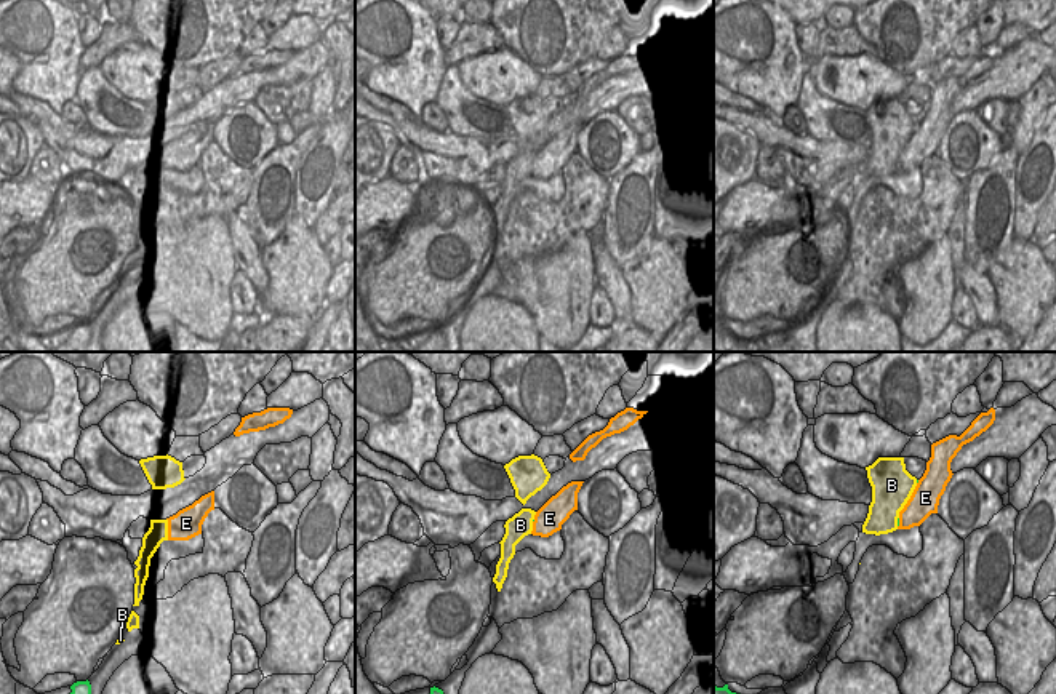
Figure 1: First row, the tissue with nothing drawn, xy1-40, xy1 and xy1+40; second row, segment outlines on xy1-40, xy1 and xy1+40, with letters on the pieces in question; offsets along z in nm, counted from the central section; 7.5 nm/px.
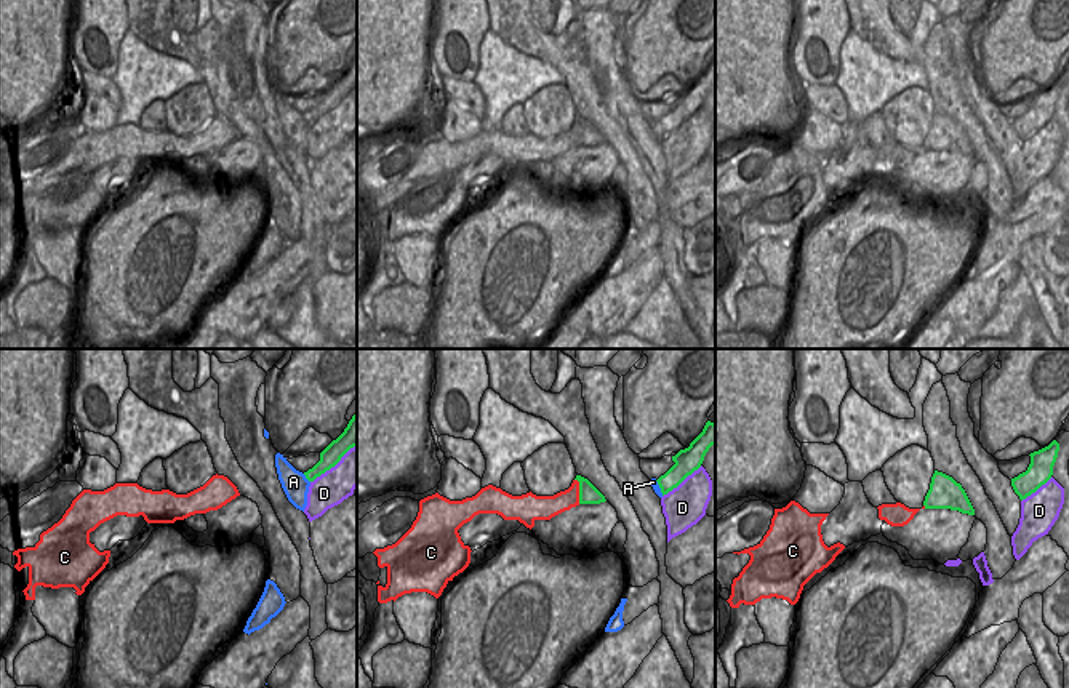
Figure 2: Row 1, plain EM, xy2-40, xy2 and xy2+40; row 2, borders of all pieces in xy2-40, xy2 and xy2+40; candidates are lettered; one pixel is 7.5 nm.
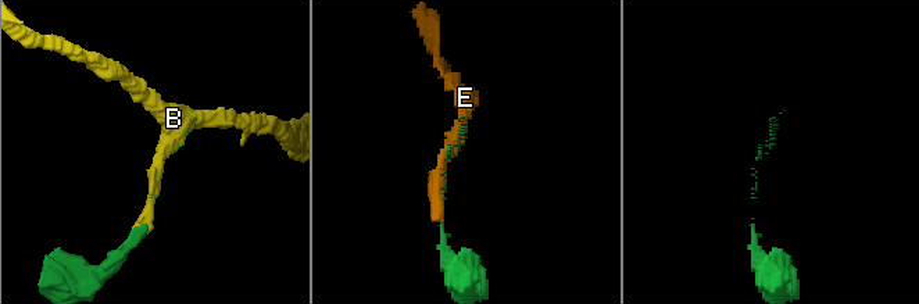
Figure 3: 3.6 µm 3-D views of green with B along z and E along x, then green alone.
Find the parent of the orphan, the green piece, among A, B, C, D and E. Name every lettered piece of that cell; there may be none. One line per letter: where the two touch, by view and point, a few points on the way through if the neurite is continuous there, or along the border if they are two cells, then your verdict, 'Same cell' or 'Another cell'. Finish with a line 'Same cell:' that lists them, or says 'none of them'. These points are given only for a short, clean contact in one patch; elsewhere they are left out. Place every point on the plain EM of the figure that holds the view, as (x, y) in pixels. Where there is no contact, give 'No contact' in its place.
A: Touches green at xy2-40 (306, 119). Boundary: xy2-40 (303, 116), (309, 124). Another cell
B: Touches green at xy1+40 (898, 163). Same cell
C: Touches green at xy2 (580, 133). Boundary: xy2 (575, 120), (578, 124), (580, 144). Another cell
D: Touches green at xy2 (682, 122). Another cell
E: Touches green at xy1+40 (898, 165). Another cell
Same cell: B.

